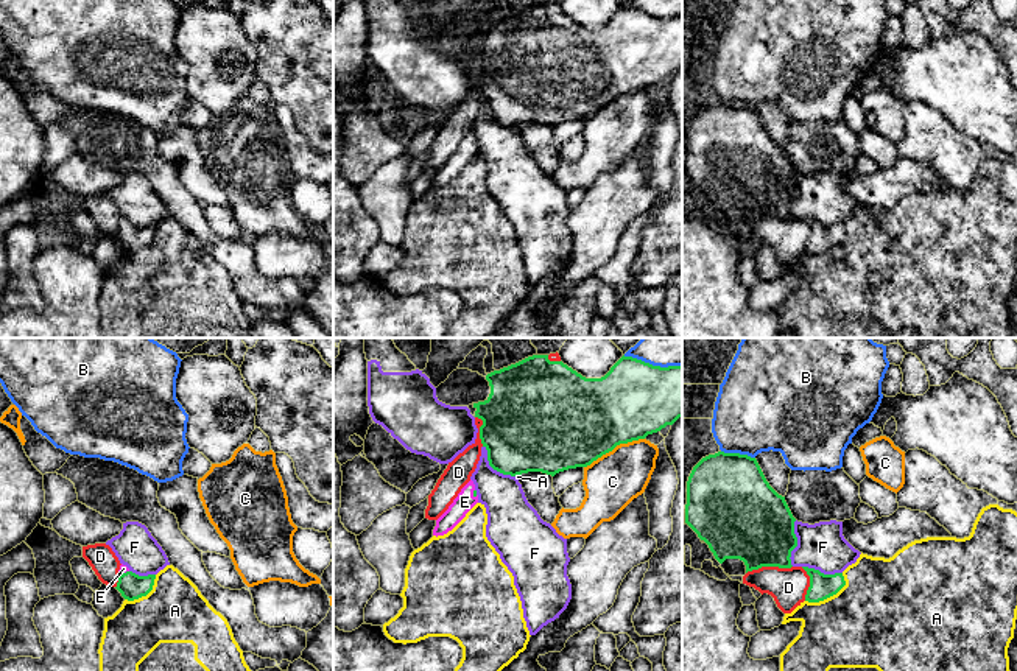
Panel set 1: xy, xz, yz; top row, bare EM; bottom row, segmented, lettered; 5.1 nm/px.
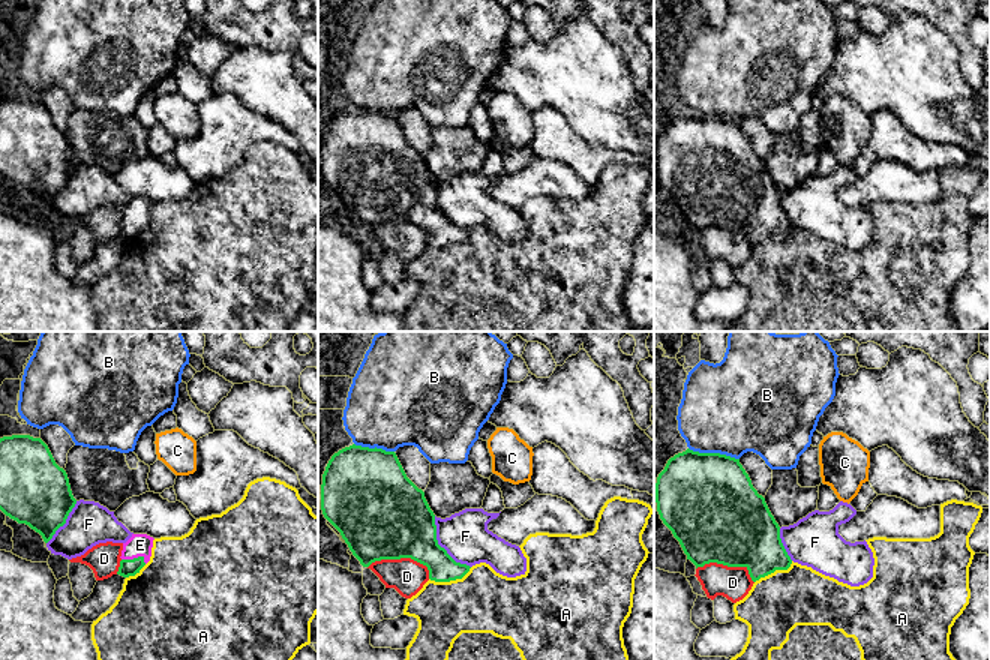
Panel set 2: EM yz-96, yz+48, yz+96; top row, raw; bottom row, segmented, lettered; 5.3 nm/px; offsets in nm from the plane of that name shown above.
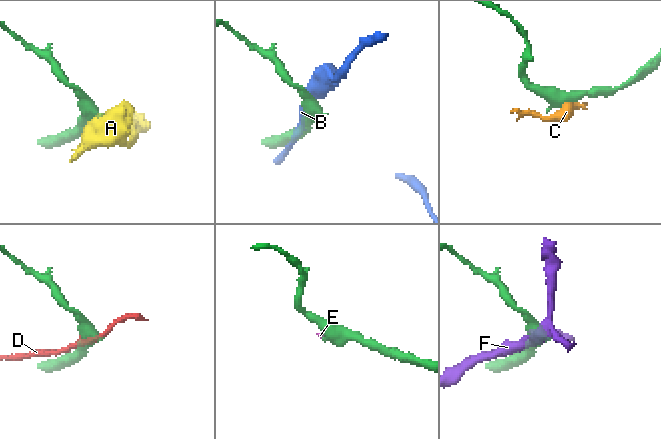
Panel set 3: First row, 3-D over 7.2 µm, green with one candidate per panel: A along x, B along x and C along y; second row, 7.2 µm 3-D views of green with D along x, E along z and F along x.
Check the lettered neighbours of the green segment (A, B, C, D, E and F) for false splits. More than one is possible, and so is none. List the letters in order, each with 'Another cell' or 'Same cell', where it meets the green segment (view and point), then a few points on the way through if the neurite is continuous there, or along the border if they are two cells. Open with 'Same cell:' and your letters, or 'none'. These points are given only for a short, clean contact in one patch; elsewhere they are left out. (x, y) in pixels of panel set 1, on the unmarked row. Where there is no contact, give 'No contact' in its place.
Same cell: E
A: Another cell. Touches green at yz (830, 246)
B: Another cell. Touches green at yz (738, 105)
C: Another cell. Touches green at xz (614, 98)
D: Another cell. Touches green at yz (768, 217)
E: Same cell. Touches green at xy (123, 224). Path across: xy (131, 237), (123, 224), (123, 220)
F: Another cell. Touches green at xz (492, 119)

